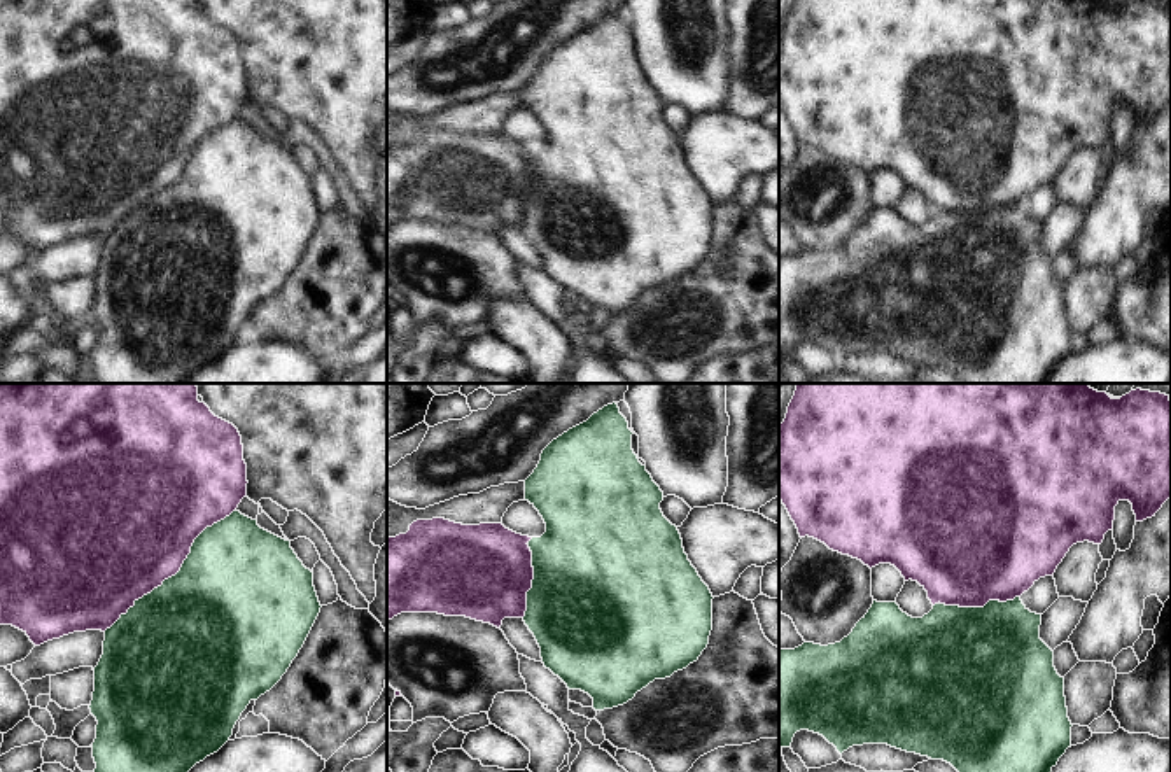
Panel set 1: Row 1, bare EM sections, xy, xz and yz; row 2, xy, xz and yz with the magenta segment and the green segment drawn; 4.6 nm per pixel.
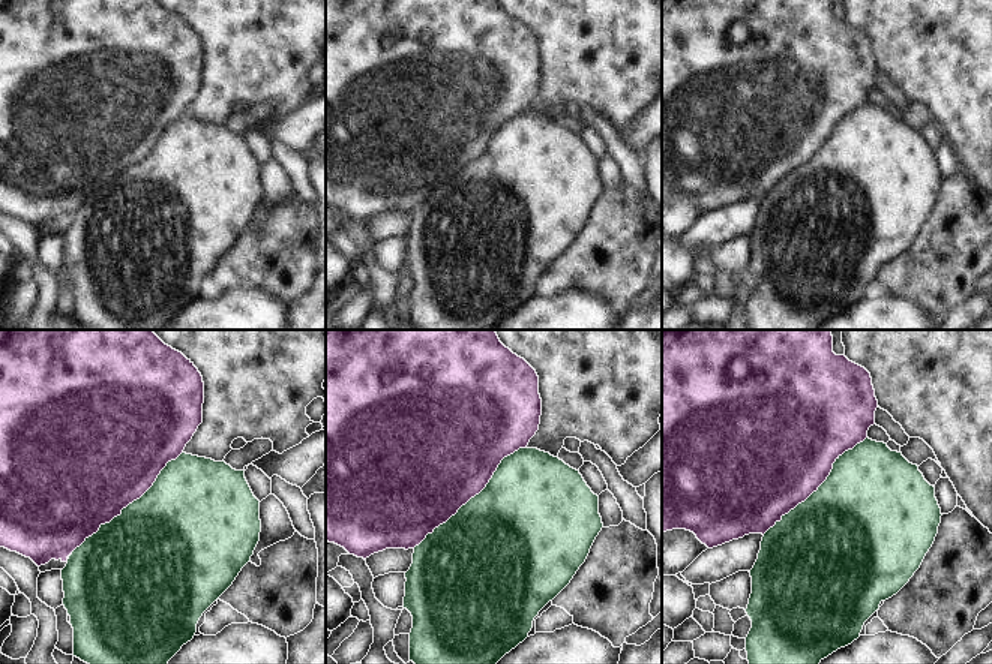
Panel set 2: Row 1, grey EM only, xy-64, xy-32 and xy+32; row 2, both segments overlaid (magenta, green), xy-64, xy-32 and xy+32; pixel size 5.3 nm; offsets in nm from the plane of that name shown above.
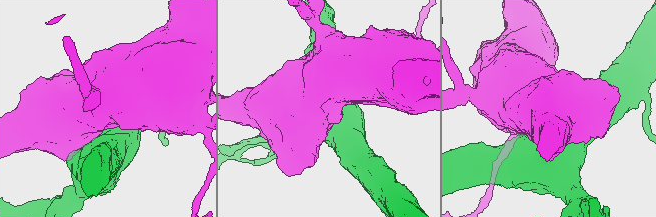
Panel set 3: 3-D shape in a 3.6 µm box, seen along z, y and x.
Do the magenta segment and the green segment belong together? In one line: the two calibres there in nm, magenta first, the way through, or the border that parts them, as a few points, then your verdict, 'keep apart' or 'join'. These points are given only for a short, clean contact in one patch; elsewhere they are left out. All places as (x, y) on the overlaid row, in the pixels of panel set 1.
480 nm thick on the magenta side, 500 nm on the other; keep apart

